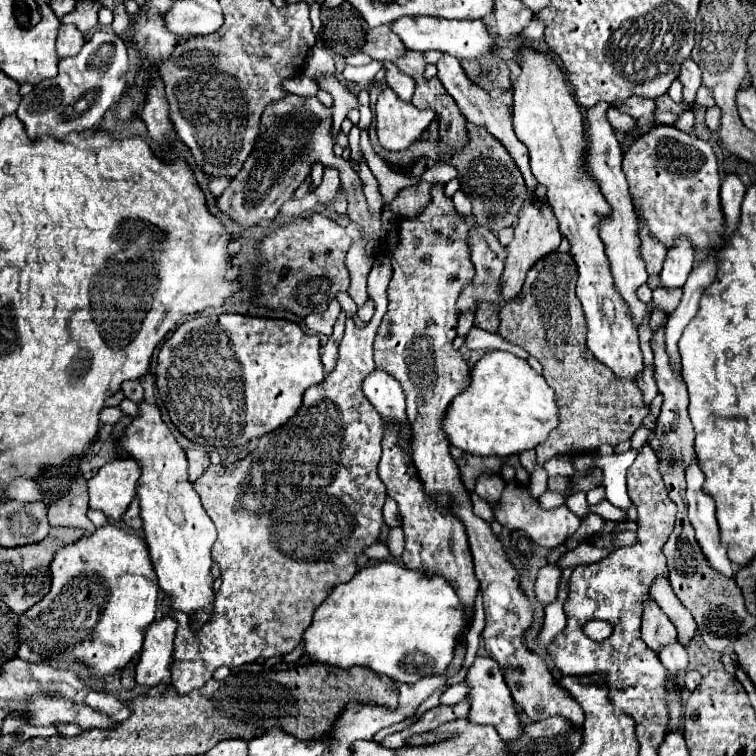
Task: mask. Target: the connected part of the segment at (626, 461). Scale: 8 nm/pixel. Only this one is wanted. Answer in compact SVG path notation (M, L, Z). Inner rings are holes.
M628 450L624 454L612 454L598 458L598 466L604 470L604 490L606 490L606 500L612 502L618 508L628 508L632 502L626 492L626 472L630 464L636 458L636 450Z

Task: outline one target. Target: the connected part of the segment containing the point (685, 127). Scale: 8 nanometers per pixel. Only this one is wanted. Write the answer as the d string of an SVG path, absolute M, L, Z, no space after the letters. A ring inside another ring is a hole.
M684 110L684 112L680 114L680 120L678 120L676 128L690 134L690 132L692 132L692 124L694 124L694 114L692 114L692 110Z

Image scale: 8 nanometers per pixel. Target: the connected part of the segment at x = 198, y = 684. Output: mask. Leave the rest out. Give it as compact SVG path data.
M347 316L334 372L304 392L302 406L288 424L262 436L256 450L246 458L232 464L210 464L194 482L202 506L218 530L212 560L220 568L222 586L214 596L210 620L200 628L192 628L184 612L170 614L178 622L172 684L182 696L202 688L220 666L236 668L246 662L292 652L300 644L302 632L310 626L316 606L326 600L336 584L348 582L356 574L356 554L360 556L368 546L380 542L386 488L376 468L382 456L384 420L362 392L364 376L376 370L372 354L380 320L374 316L368 326L356 328L353 318Z

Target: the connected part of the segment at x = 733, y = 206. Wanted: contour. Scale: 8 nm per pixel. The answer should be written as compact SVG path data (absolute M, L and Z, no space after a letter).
M734 172L726 174L726 178L722 182L722 190L720 190L720 202L722 202L722 210L724 210L724 218L726 218L724 238L728 238L736 230L744 192L746 192L746 188L744 188L742 180L738 178L738 174L734 174Z

